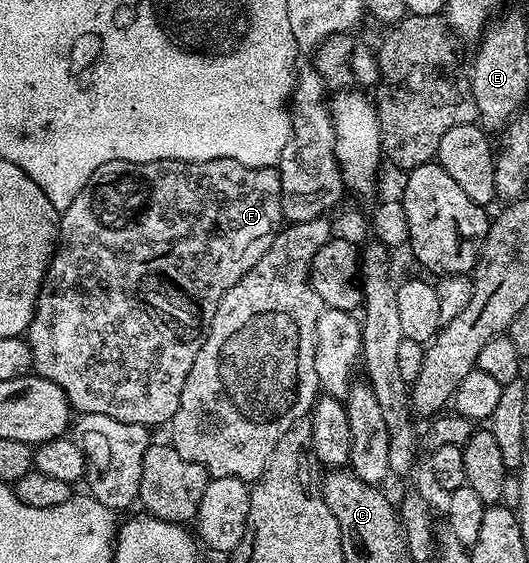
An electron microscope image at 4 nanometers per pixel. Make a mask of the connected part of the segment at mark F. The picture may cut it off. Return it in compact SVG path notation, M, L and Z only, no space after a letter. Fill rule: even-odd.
M217 158L207 162L184 160L152 160L151 162L109 162L96 172L80 188L76 200L60 214L60 245L46 269L42 291L34 306L34 315L24 335L30 349L30 365L33 373L44 380L52 380L66 394L71 407L79 415L99 414L112 416L112 420L124 420L124 424L140 424L147 428L165 427L180 408L180 392L184 380L196 360L196 352L202 347L202 339L209 327L218 302L268 252L275 234L283 221L281 210L281 182L273 166L252 168L236 160Z

